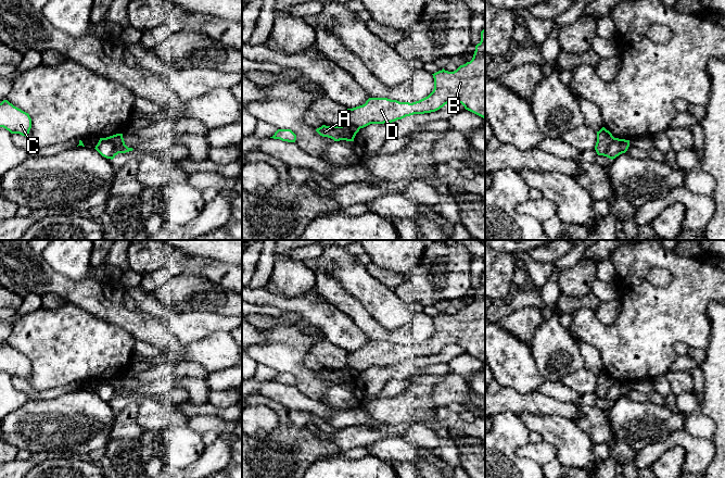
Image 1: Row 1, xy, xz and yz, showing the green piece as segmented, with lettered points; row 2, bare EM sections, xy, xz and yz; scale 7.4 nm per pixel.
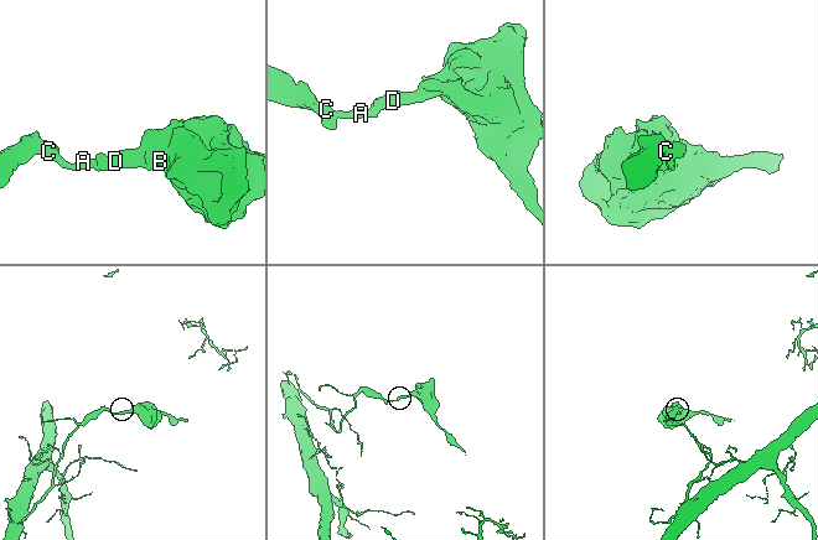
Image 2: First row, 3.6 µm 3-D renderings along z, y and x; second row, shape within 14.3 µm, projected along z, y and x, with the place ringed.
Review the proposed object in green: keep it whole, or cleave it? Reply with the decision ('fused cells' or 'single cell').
fused cells

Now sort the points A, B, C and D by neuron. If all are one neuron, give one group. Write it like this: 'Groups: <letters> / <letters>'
Groups: A C / B D

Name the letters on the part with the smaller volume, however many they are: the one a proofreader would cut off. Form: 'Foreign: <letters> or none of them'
Foreign: B, D

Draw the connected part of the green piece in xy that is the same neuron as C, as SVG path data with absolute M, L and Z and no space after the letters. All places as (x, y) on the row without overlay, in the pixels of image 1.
M8 343L0 347L0 370L11 377L27 379L31 372L31 362L28 356L14 350Z

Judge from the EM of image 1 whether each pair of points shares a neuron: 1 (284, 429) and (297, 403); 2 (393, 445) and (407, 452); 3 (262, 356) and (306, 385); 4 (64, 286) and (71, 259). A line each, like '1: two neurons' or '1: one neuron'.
1: two neurons
2: one neuron
3: one neuron
4: two neurons

